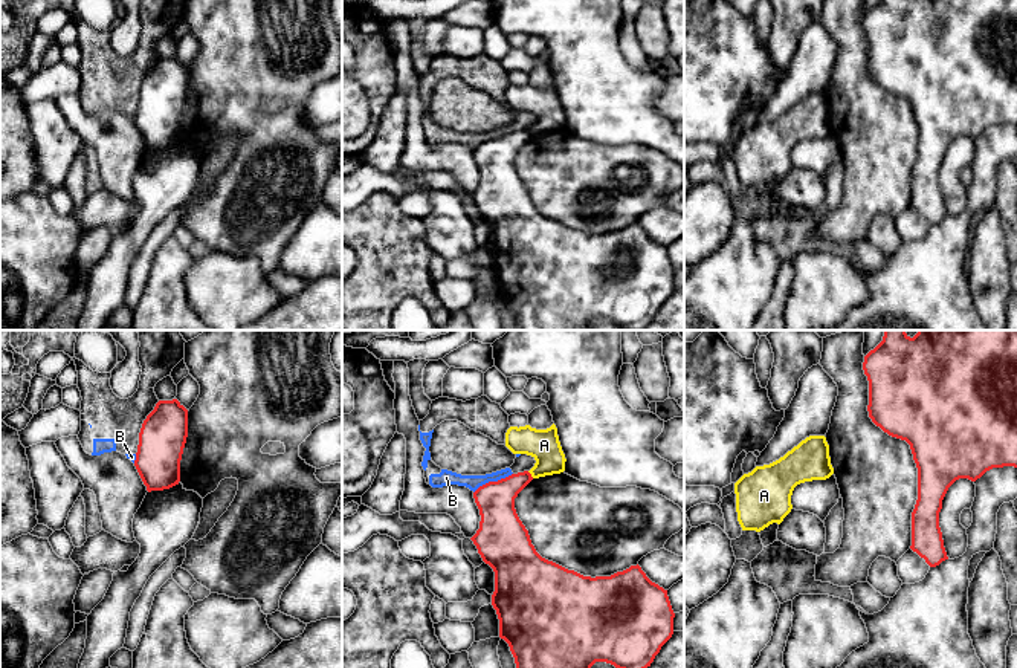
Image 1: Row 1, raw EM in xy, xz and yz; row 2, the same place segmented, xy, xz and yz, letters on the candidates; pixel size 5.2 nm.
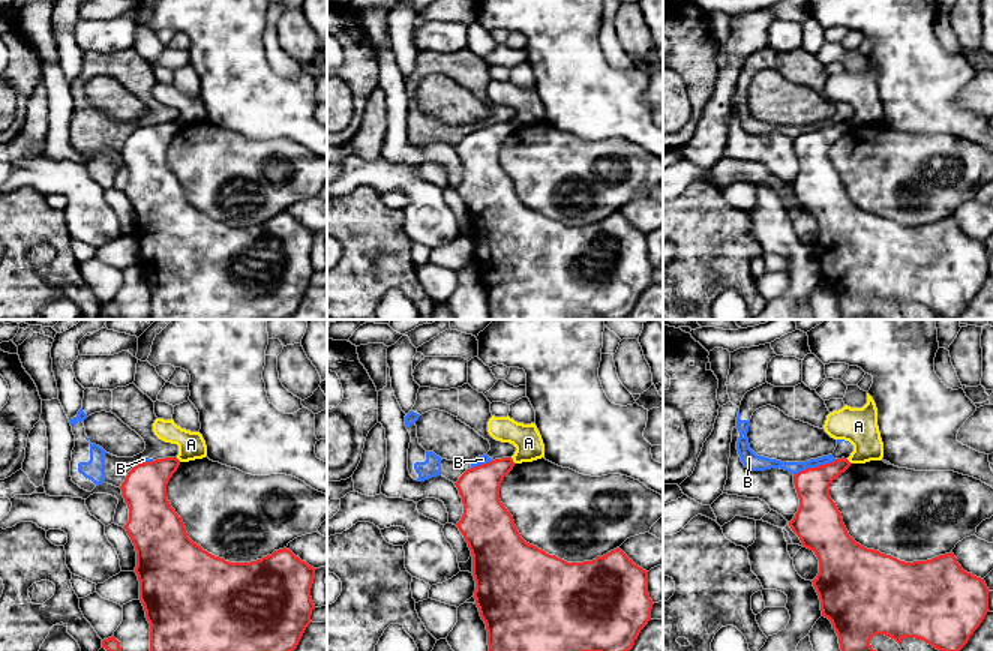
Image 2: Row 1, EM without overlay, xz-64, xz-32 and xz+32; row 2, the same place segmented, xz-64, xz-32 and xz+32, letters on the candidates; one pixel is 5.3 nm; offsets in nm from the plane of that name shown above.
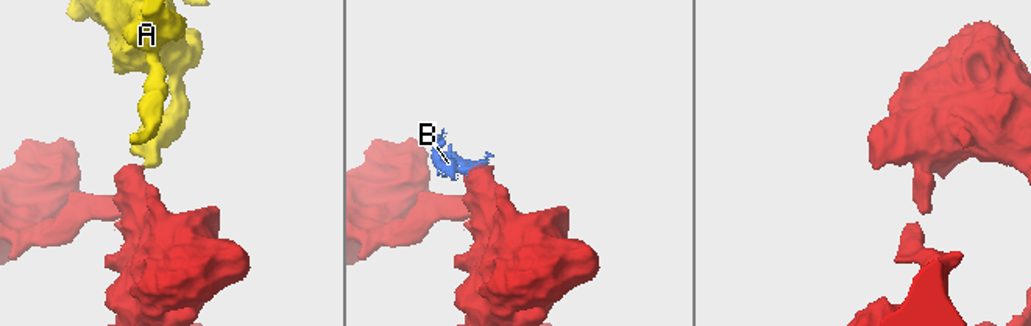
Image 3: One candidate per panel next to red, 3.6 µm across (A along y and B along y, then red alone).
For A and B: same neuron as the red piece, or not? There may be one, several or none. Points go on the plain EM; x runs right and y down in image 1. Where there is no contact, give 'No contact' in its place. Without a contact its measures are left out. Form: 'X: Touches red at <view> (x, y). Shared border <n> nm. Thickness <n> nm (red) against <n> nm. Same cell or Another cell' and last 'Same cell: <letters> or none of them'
A: Touches red at xz (530, 132). Shared border 50 nm. Thickness 200 nm (red) against 170 nm. Another cell
B: Touches red at xz (492, 139). Shared border 240 nm. Thickness 220 nm (red) against 80 nm. Another cell
Same cell: none of them

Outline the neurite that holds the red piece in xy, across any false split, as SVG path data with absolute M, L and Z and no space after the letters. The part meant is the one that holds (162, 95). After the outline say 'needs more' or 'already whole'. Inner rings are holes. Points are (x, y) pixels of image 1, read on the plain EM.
M159 58L139 90L134 124L147 148L180 139L180 118L188 95L188 67L177 58Z; already whole

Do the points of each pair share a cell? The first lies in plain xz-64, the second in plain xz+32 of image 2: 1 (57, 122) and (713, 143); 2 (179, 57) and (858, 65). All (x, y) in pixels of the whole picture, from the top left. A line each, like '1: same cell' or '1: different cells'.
1: different cells
2: different cells

